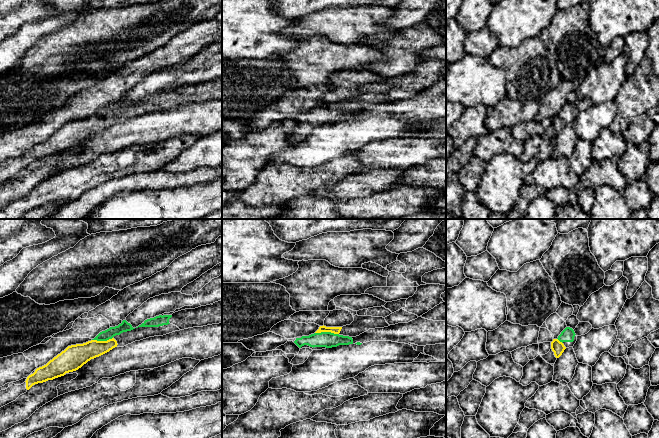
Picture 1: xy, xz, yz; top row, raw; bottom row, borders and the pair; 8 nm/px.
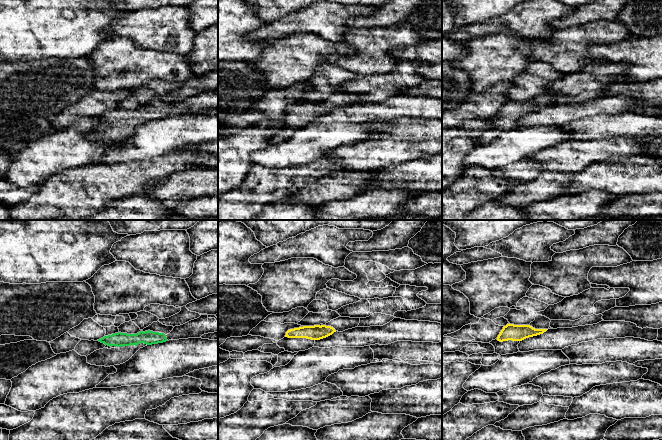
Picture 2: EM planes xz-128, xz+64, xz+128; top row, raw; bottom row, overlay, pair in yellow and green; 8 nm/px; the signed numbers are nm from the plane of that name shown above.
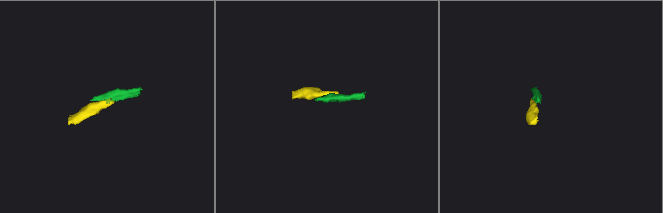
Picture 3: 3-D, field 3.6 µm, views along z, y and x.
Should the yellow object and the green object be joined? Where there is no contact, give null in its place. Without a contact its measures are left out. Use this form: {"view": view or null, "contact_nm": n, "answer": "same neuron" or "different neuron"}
{"view": "xz", "contact_nm": 190, "answer": "same neuron"}

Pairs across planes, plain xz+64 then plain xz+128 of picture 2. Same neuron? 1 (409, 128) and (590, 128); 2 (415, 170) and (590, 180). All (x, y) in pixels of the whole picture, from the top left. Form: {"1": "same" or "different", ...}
{"1": "same", "2": "same"}

